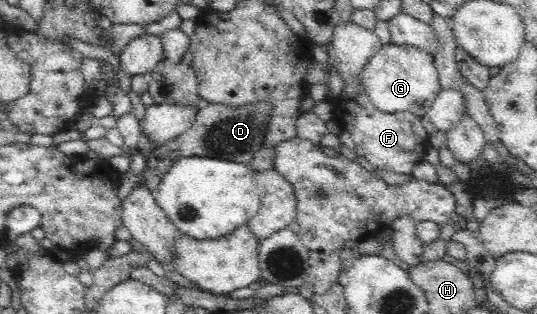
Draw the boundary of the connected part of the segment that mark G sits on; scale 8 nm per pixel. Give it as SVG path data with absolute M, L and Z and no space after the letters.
M391 42L383 44L364 64L356 81L374 107L388 114L407 111L423 117L441 91L432 56L414 47L398 46Z

